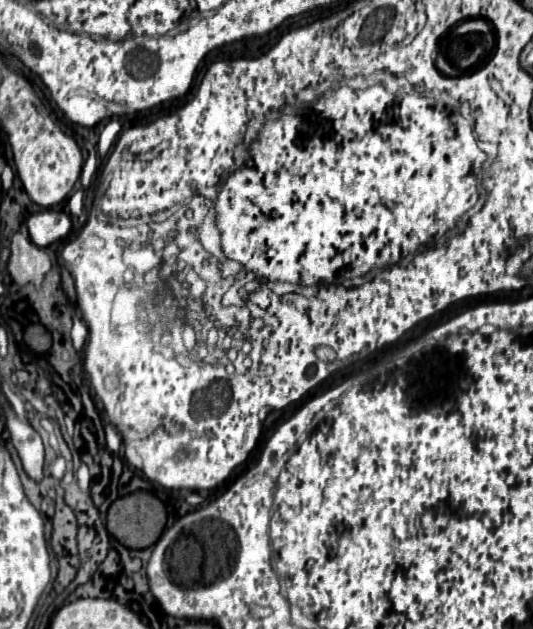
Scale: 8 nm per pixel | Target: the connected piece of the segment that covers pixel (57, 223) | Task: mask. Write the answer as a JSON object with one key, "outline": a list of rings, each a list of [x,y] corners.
{"outline":[[[42,210],[28,218],[26,222],[30,240],[38,246],[50,246],[52,242],[64,238],[70,232],[70,218],[60,210]]]}

